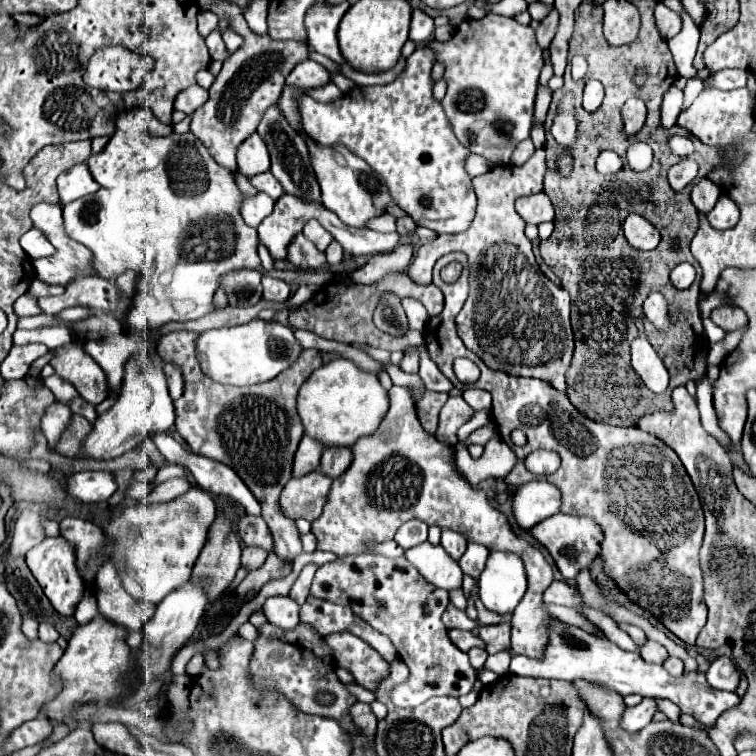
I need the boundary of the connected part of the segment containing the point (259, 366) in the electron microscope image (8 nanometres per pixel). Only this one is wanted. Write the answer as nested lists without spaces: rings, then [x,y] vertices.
[[[253,319],[245,325],[203,331],[197,337],[197,361],[201,365],[201,371],[221,385],[245,387],[269,381],[291,367],[299,353],[301,345],[295,339],[293,329],[277,321]]]

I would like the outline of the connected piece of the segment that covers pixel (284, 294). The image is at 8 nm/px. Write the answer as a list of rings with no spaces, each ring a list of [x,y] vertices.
[[[269,275],[263,277],[263,299],[265,301],[275,301],[275,303],[283,303],[291,297],[291,287],[281,281],[281,279],[273,279]]]

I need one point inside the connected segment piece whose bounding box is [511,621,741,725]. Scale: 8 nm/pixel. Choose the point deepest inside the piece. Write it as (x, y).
(571, 654)

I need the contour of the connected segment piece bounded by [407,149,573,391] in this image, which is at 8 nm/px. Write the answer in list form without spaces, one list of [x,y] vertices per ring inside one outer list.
[[[537,149],[533,157],[519,167],[515,165],[493,167],[485,175],[473,177],[473,191],[477,195],[477,215],[471,227],[457,235],[437,235],[435,241],[421,245],[407,273],[415,283],[427,285],[431,281],[431,269],[439,257],[447,255],[449,251],[465,253],[469,263],[469,297],[465,307],[457,315],[457,331],[465,347],[471,349],[475,355],[479,355],[481,361],[491,369],[505,371],[509,375],[535,377],[551,383],[559,391],[565,391],[567,389],[565,373],[573,357],[573,331],[569,323],[571,299],[563,287],[555,285],[539,271],[539,265],[531,249],[531,241],[525,237],[525,221],[517,215],[513,207],[517,197],[541,191],[543,175],[545,175],[545,153],[543,149]]]

